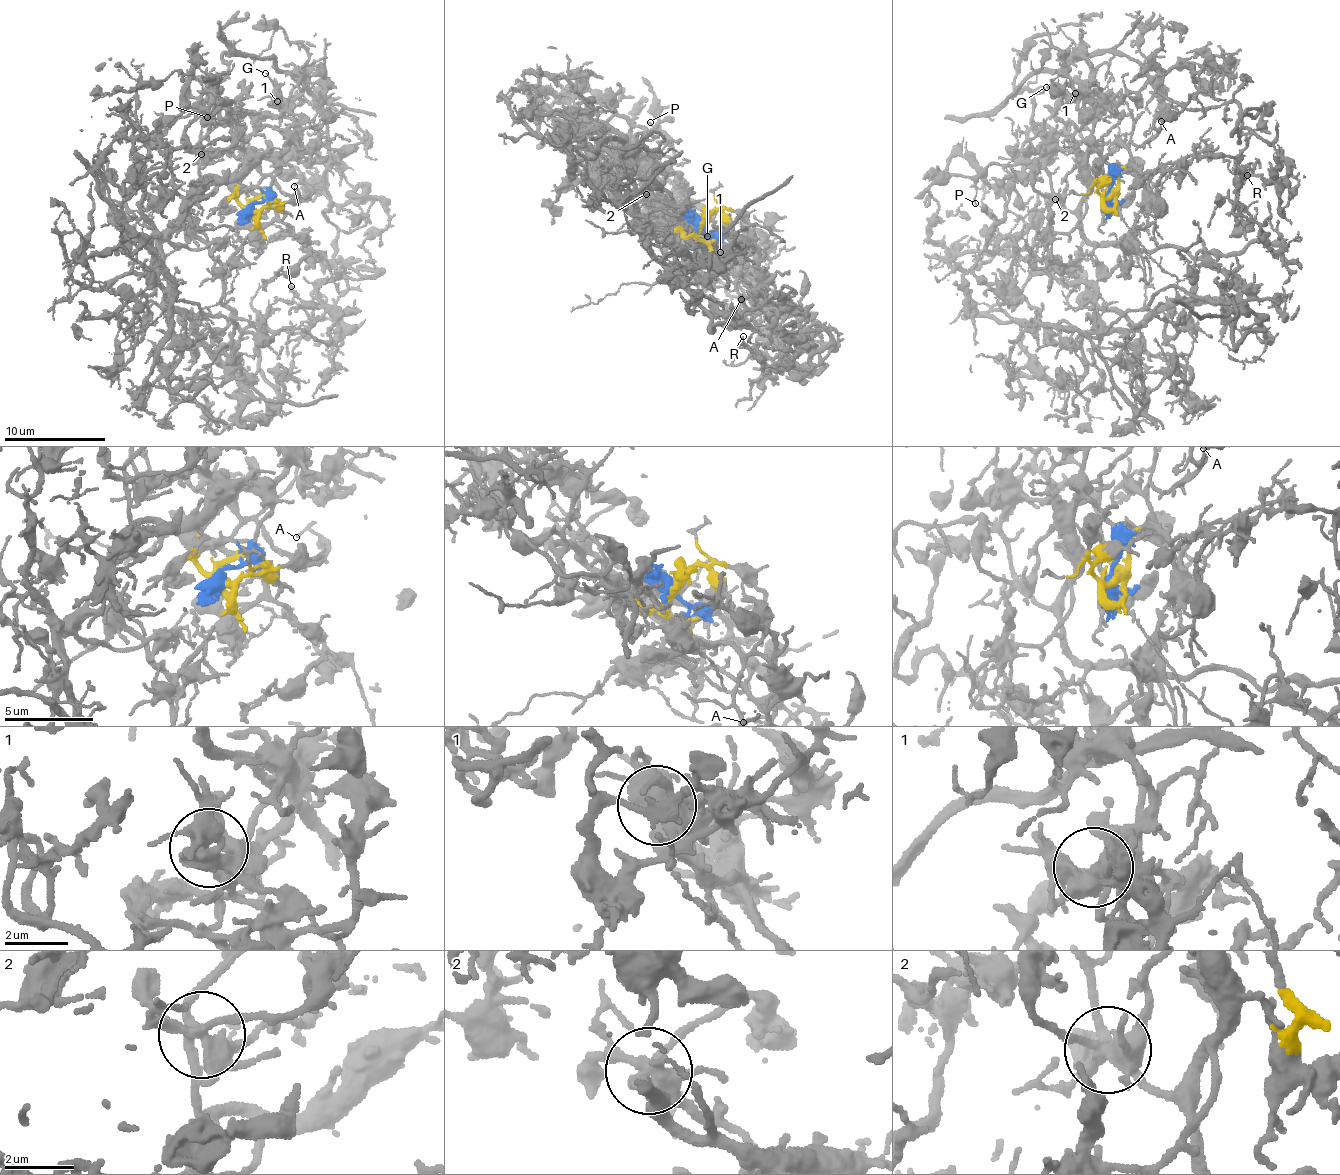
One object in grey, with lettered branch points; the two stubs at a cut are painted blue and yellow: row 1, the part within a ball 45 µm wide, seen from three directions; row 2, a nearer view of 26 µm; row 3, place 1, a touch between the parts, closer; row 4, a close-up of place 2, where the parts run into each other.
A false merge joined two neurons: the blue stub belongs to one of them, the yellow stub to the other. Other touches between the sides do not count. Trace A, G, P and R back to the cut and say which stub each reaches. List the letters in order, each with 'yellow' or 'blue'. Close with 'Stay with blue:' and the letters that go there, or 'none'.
A: yellow
G: blue
P: blue
R: yellow
Stay with blue: G, P

